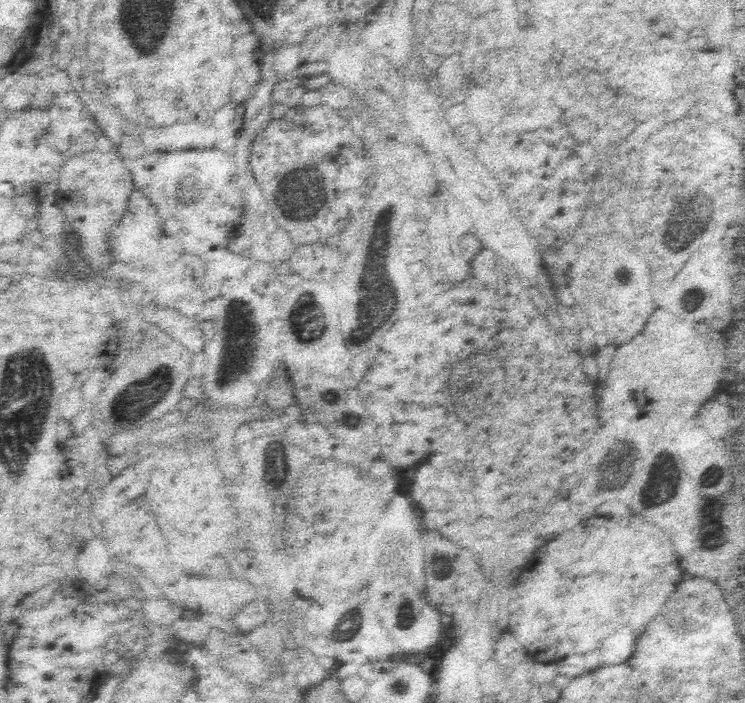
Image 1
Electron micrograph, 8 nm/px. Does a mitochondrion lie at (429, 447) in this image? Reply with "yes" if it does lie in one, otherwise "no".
no

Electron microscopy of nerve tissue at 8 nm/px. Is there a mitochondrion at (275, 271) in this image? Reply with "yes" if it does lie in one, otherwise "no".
no

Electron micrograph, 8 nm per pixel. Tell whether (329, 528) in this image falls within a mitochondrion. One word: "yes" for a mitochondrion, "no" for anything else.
no

